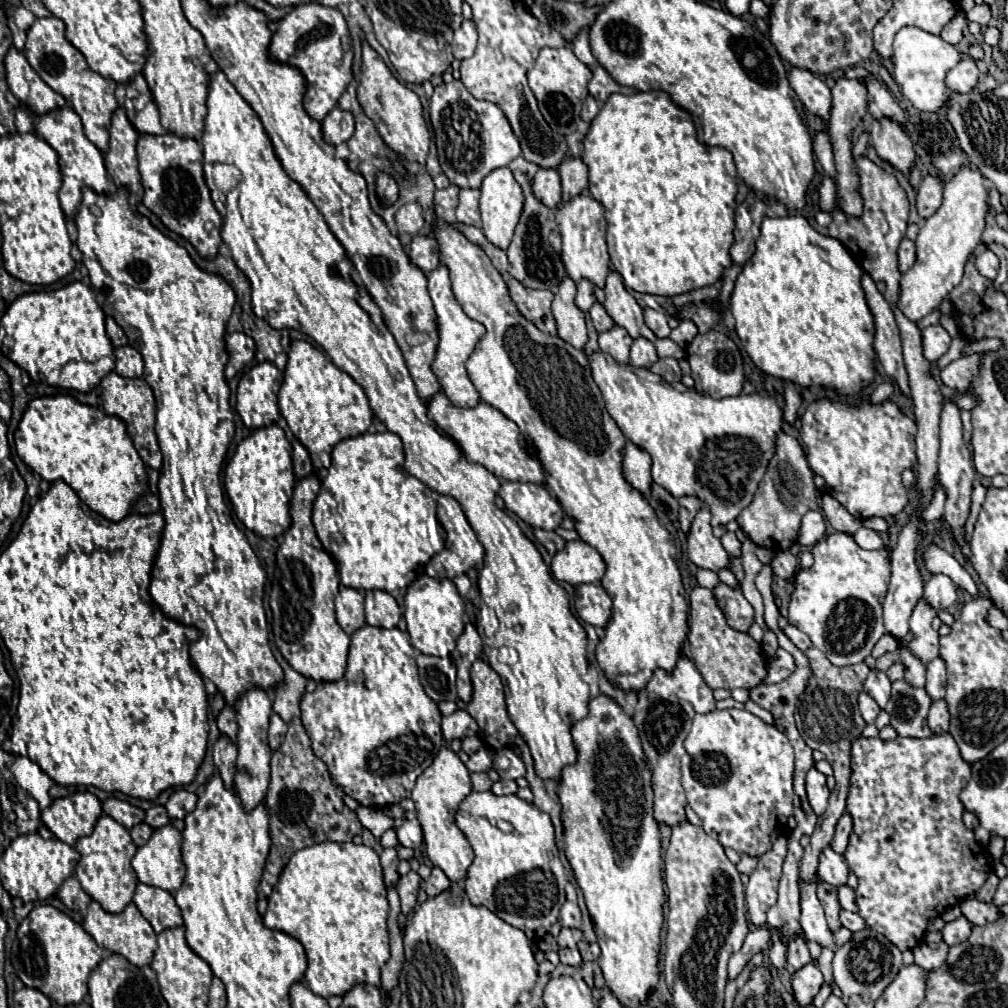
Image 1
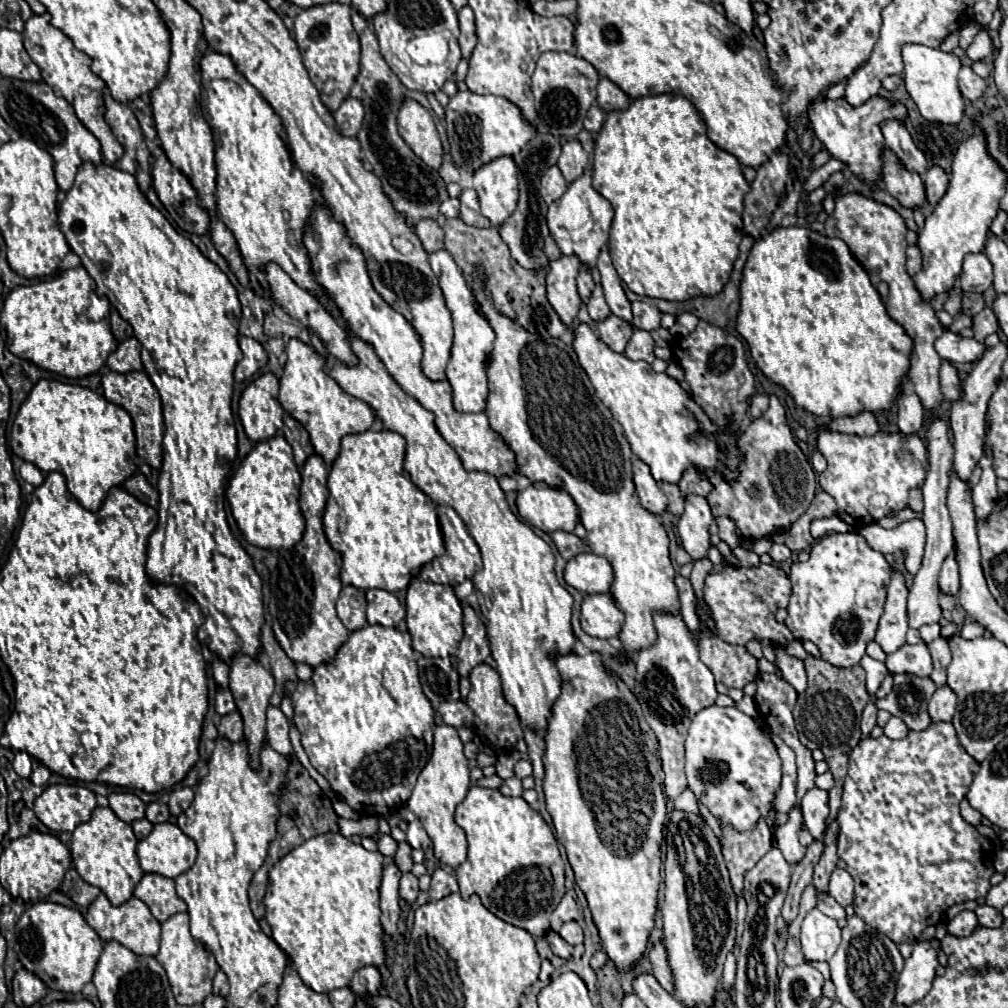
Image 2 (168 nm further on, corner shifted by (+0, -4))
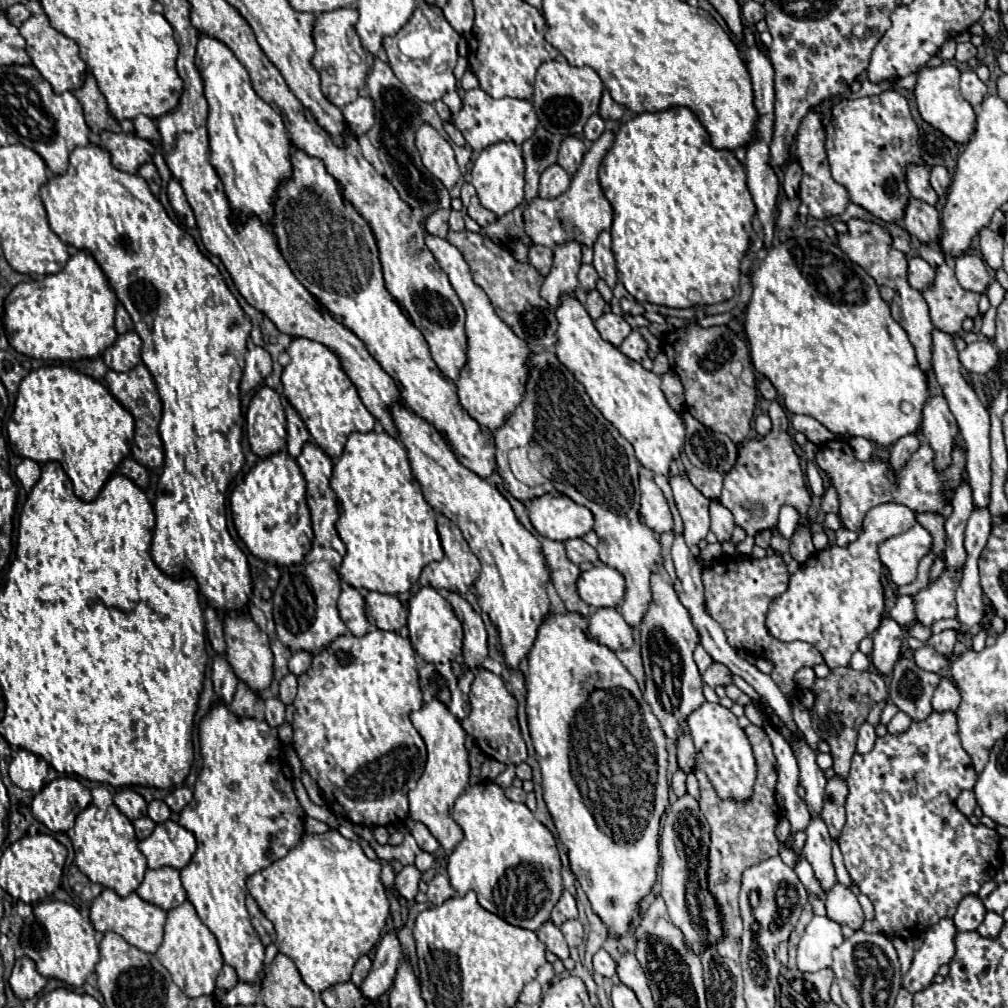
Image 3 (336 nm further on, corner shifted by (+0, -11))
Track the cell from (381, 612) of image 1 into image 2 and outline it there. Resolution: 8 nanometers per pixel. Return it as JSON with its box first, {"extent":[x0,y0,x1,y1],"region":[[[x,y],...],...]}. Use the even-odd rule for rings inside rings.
{"extent":[366,590,406,626],"region":[[[368,590],[366,600],[368,600],[366,608],[368,624],[396,626],[406,616],[406,610],[398,602],[398,598],[386,590]]]}

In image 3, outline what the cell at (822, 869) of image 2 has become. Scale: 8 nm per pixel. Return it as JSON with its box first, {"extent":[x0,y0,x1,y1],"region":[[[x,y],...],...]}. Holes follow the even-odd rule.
{"extent":[820,775,848,839],"region":[[[838,775],[828,779],[826,793],[824,793],[824,809],[822,809],[820,817],[824,819],[832,839],[838,839],[842,825],[846,821],[846,813],[844,813],[846,795],[848,795],[848,785],[844,779],[840,779]]]}

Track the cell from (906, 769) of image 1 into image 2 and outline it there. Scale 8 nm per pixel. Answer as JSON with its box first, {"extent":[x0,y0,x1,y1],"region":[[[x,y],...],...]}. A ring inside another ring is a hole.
{"extent":[838,722,996,944],"region":[[[938,722],[930,724],[928,730],[922,732],[908,732],[904,740],[890,740],[886,736],[880,738],[862,738],[858,746],[850,752],[850,766],[848,766],[848,776],[844,782],[844,794],[842,794],[842,808],[838,814],[838,826],[840,826],[840,836],[838,836],[838,858],[846,862],[846,870],[856,882],[856,898],[854,898],[854,912],[872,928],[878,932],[886,934],[894,944],[914,944],[920,934],[928,926],[936,926],[948,908],[954,904],[962,904],[966,900],[978,900],[980,896],[986,896],[990,890],[990,876],[996,872],[994,870],[994,848],[992,844],[982,838],[974,826],[970,826],[962,816],[960,816],[960,802],[966,798],[968,788],[974,780],[974,774],[978,772],[978,762],[960,746],[954,726],[950,722]]]}

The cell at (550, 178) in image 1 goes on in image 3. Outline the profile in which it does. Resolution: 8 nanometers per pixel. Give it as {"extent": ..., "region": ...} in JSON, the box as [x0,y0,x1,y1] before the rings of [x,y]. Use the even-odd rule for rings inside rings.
{"extent":[540,165,570,199],"region":[[[550,165],[542,175],[540,175],[540,197],[542,199],[552,199],[562,195],[570,187],[570,175],[560,167],[560,165]]]}

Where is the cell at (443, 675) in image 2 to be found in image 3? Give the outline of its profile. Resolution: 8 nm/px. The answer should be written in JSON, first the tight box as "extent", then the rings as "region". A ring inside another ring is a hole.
{"extent":[420,663,456,703],"region":[[[451,663],[432,665],[420,669],[420,687],[424,691],[424,699],[438,697],[442,703],[450,703],[452,689],[456,689],[456,677]]]}

